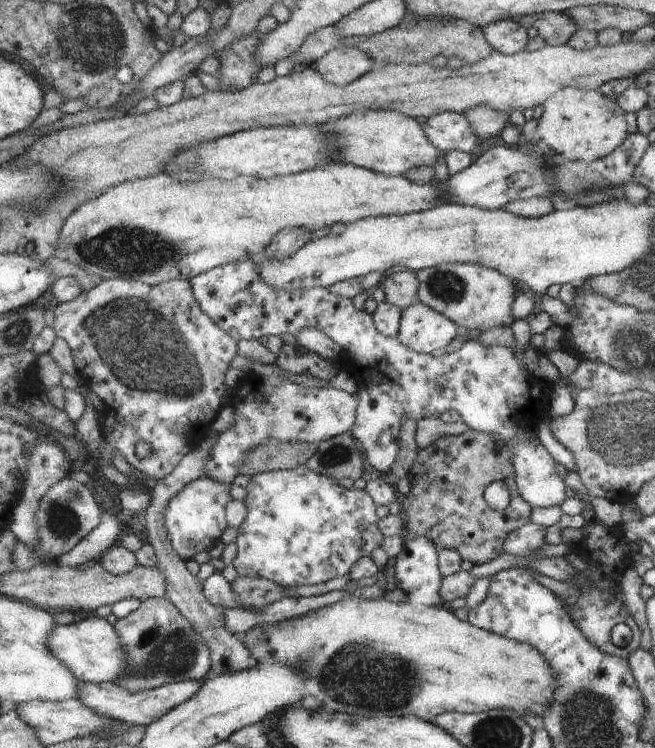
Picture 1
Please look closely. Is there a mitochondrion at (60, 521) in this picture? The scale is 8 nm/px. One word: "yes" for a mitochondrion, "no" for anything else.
yes

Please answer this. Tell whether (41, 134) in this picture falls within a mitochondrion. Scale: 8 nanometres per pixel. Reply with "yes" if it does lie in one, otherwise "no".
no

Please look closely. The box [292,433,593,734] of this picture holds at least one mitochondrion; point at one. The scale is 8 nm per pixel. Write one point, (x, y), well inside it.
(349, 675)

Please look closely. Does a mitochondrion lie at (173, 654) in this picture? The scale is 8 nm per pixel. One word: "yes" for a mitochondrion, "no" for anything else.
yes

